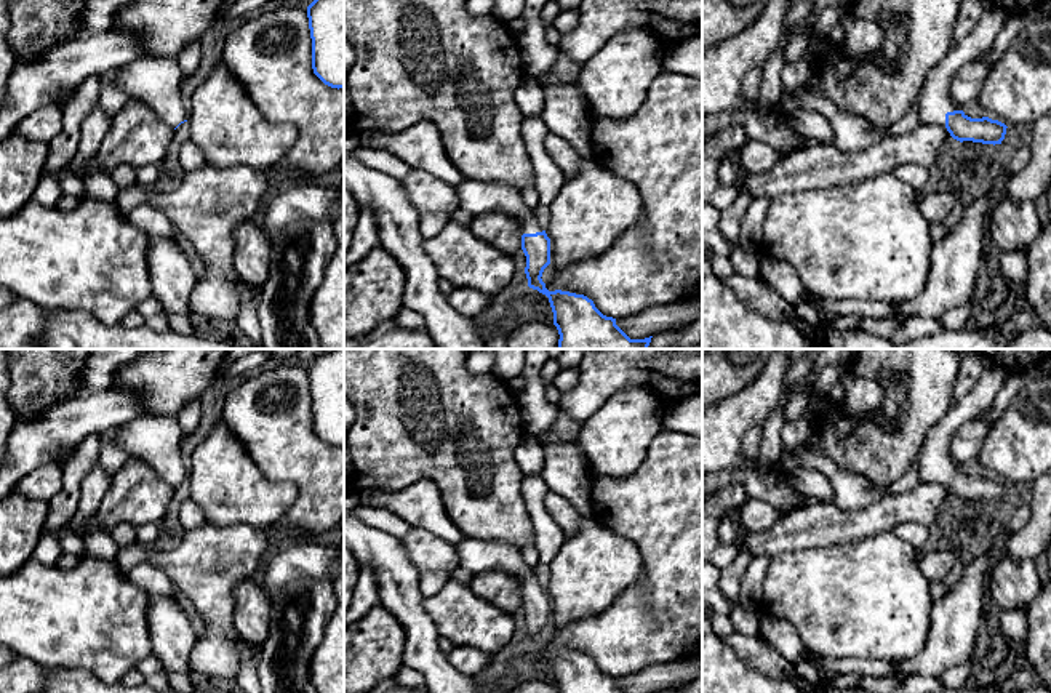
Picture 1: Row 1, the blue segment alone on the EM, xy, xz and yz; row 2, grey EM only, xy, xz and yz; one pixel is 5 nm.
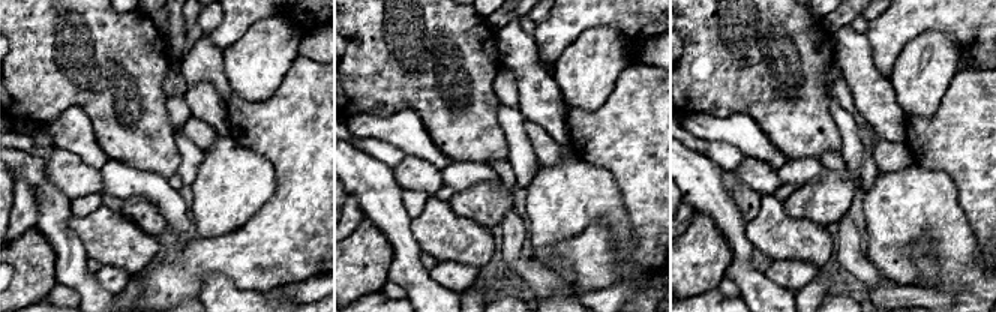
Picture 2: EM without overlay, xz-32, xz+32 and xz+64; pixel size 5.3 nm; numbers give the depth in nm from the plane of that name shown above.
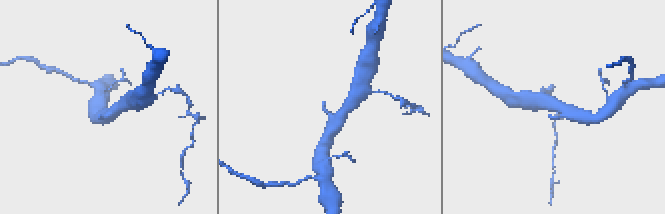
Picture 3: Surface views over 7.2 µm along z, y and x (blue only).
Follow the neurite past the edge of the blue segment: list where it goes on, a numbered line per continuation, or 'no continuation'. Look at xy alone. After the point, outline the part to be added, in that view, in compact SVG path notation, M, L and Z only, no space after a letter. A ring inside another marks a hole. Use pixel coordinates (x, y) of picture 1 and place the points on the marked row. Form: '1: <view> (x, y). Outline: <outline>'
1: xy (154, 80). Outline: M142 56L118 69L114 83L130 99L152 107L171 128L189 118L181 99L181 69L176 59Z

